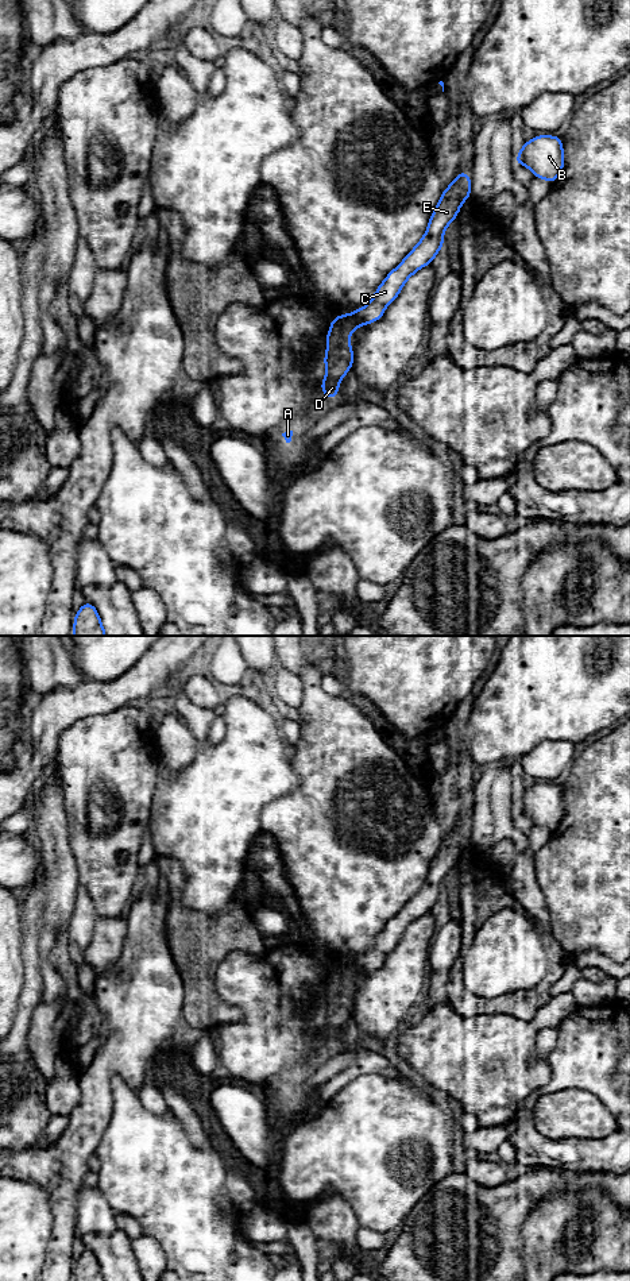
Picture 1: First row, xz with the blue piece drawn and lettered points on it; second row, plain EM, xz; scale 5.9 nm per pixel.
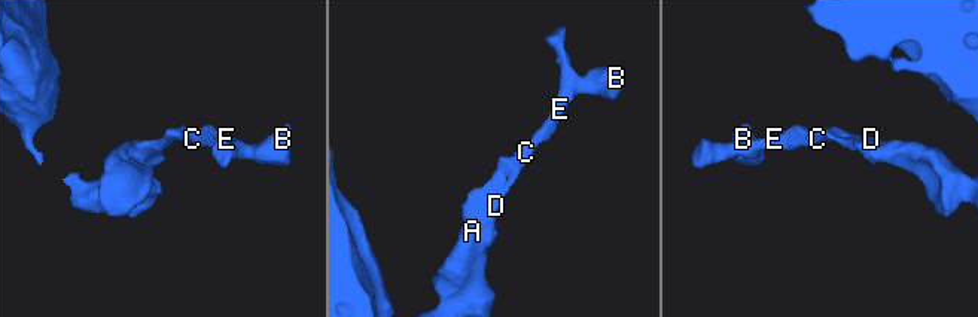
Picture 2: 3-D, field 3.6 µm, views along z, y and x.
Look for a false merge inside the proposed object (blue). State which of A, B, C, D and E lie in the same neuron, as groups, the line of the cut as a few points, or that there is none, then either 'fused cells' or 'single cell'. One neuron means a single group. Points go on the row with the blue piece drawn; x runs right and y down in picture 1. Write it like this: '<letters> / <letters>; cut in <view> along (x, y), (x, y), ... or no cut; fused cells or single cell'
A B C D E; no cut; single cell

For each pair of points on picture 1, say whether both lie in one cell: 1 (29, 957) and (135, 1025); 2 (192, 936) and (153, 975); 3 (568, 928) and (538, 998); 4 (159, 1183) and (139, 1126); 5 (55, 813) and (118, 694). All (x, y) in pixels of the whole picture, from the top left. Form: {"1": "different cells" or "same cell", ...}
{"1": "different cells", "2": "different cells", "3": "different cells", "4": "same cell", "5": "different cells"}

